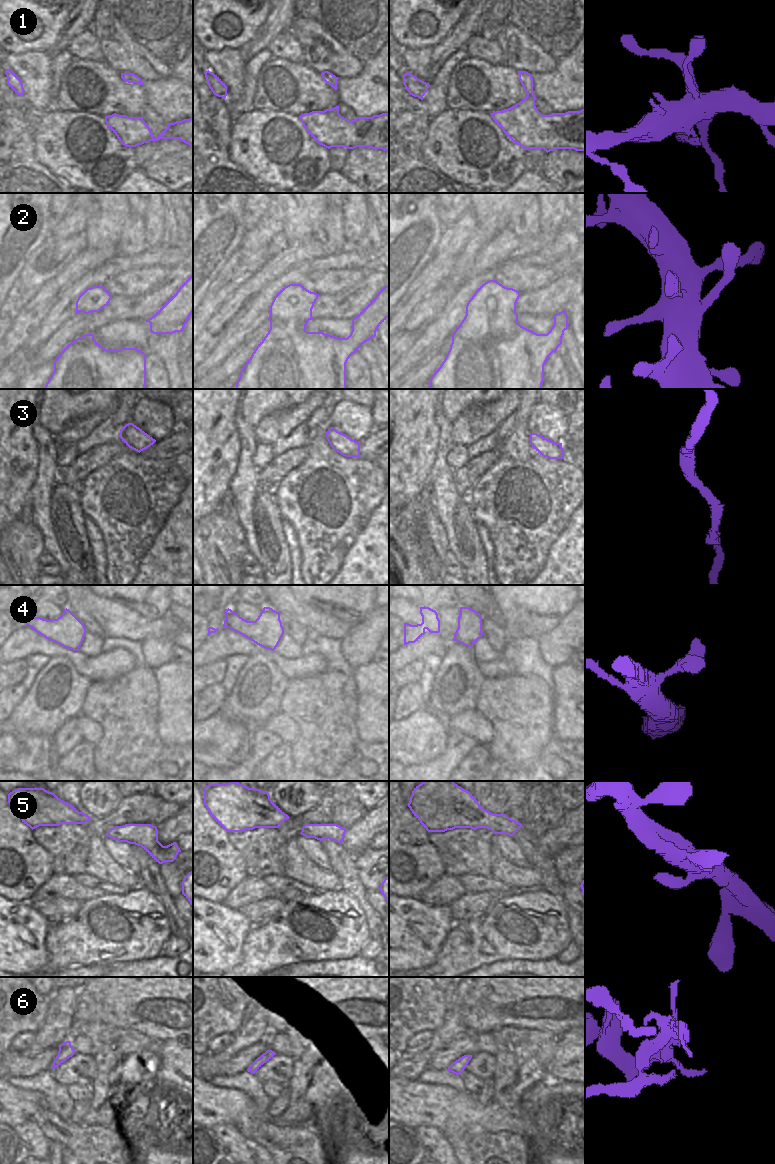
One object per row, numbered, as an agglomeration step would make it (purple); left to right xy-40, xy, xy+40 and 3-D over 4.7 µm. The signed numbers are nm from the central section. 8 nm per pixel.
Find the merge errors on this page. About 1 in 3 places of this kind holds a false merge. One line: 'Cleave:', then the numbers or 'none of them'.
Cleave: 6

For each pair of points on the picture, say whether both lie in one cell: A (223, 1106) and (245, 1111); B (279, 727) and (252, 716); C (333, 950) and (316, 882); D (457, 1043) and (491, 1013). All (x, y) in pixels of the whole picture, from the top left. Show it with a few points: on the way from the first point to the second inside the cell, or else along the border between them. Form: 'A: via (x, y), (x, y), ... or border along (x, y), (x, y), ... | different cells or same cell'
A: via (228, 1106), (240, 1106) | same cell
B: border along (279, 710), (271, 714), (261, 724) | different cells
C: border along (339, 887), (333, 890), (321, 891) | different cells
D: border along (466, 1031), (474, 1035) | different cells

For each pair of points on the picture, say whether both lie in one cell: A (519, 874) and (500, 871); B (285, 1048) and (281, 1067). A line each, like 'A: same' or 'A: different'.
A: same
B: different

